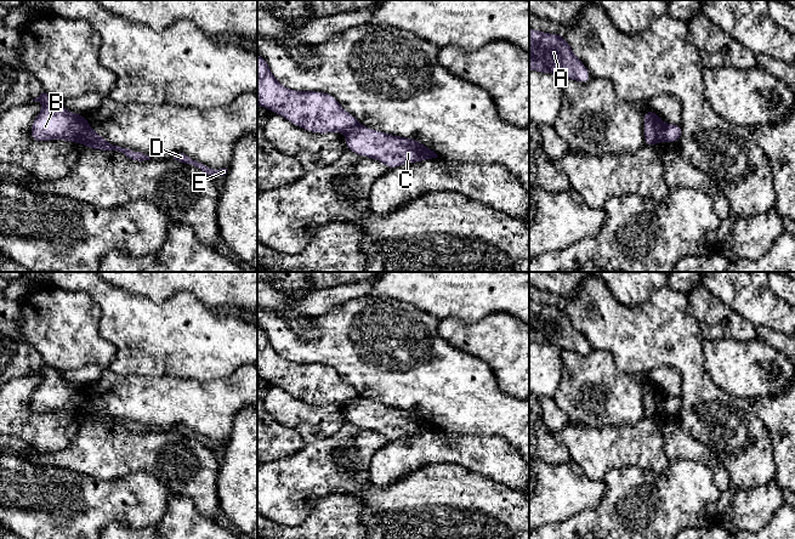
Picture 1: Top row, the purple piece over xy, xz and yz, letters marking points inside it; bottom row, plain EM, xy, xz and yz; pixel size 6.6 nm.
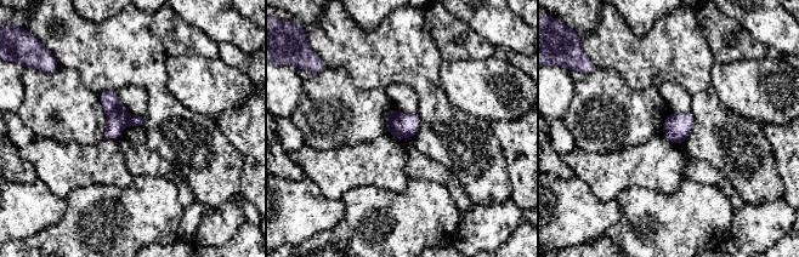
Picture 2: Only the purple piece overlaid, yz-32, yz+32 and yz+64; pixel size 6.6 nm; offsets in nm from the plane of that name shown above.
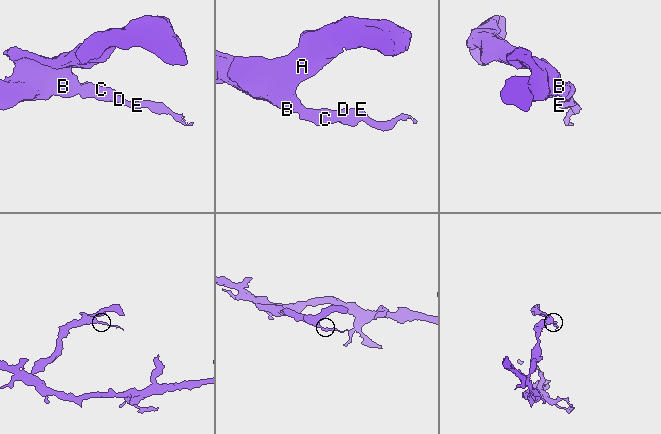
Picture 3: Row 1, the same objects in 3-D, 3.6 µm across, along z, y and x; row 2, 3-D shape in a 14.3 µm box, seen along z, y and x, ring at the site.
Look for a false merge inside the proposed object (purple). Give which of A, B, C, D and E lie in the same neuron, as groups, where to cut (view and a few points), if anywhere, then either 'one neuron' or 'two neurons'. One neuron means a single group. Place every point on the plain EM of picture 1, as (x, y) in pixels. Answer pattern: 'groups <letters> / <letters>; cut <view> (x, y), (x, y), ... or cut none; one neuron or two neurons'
groups A B / C D E; cut yz (664, 396), (658, 403), (656, 413); two neurons

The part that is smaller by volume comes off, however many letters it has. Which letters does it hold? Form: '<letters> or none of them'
C, D, E

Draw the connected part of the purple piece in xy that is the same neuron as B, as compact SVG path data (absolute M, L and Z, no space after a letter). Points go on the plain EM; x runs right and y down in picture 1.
M45 364L32 373L42 375L42 382L30 399L33 412L39 414L50 412L80 414L81 404L89 398L86 388L67 384L62 378L63 370Z

